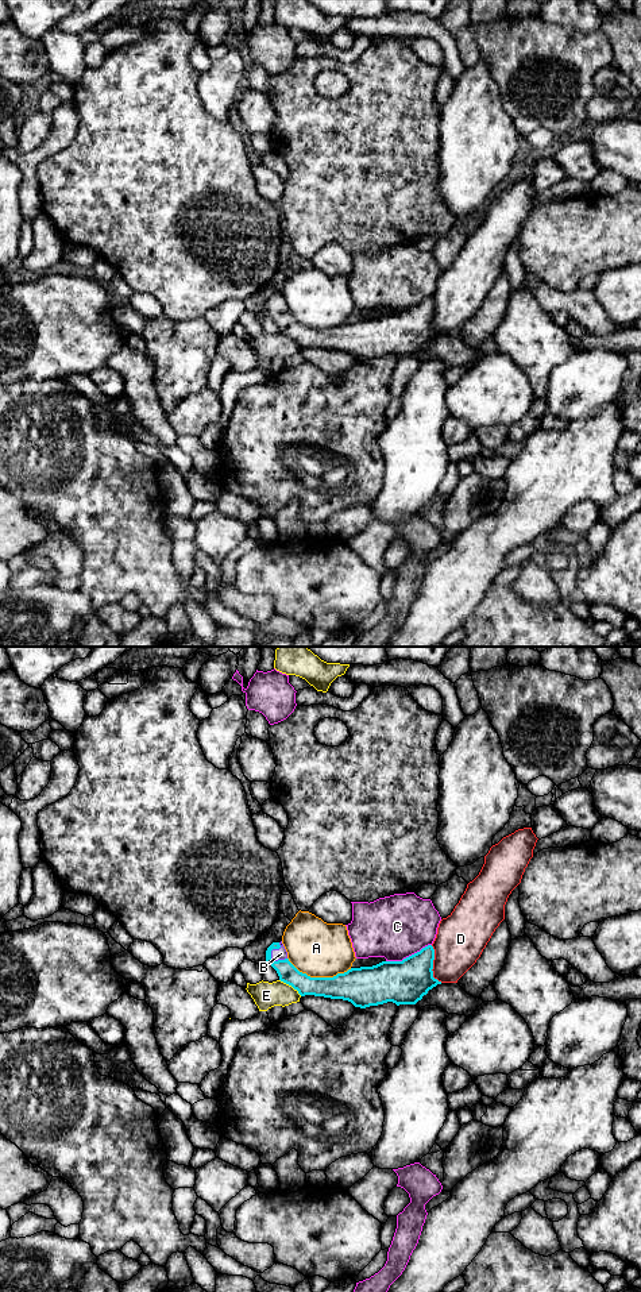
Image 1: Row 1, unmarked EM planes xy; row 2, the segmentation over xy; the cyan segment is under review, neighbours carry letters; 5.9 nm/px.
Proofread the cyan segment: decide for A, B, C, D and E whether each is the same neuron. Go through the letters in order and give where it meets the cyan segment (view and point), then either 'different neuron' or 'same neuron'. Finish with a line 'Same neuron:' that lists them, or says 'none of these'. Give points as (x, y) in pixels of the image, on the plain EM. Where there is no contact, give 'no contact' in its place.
A: contact xy (319, 330); different neuron
B: contact xy (271, 301); same neuron
C: contact xy (409, 308); different neuron
D: contact xy (432, 317); different neuron
E: contact xy (290, 336); different neuron
Same neuron: B

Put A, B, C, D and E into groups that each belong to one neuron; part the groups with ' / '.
A / B / C / D / E

